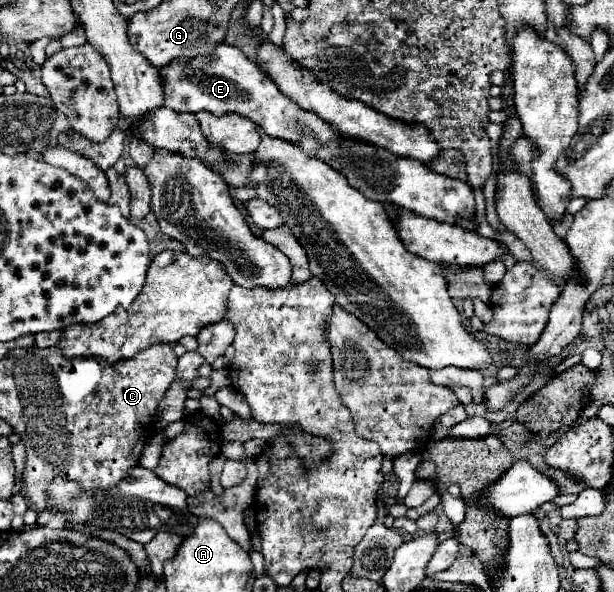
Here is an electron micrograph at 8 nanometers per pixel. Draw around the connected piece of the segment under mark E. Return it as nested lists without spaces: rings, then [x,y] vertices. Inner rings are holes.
[[[218,44],[214,56],[194,58],[194,62],[176,62],[162,70],[160,78],[166,94],[166,108],[192,114],[198,110],[208,110],[218,116],[226,112],[242,114],[258,124],[268,136],[282,138],[286,142],[290,140],[300,146],[304,154],[314,158],[318,156],[322,162],[344,174],[348,184],[370,200],[390,202],[412,210],[414,214],[448,224],[456,224],[456,220],[470,218],[474,214],[474,192],[468,188],[468,182],[442,176],[418,160],[396,156],[386,148],[358,138],[346,138],[332,130],[332,126],[318,114],[302,110],[294,100],[280,94],[270,76],[230,44]]]

